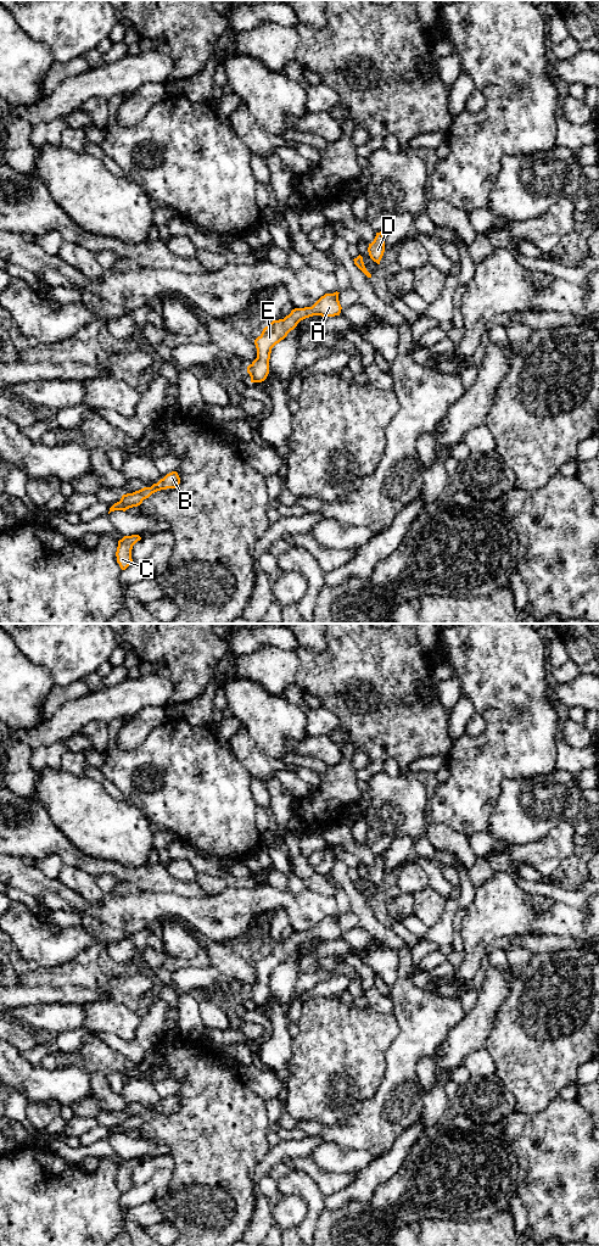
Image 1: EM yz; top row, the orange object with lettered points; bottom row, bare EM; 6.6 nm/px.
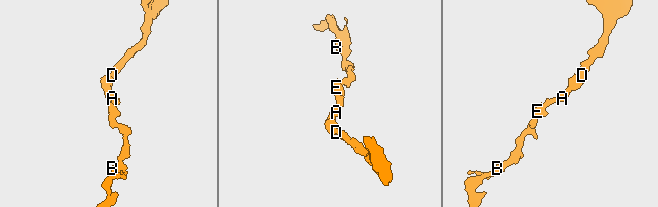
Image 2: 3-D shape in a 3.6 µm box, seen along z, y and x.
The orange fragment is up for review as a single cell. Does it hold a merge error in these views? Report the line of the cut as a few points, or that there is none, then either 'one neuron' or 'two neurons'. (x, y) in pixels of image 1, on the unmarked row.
no cut | one neuron

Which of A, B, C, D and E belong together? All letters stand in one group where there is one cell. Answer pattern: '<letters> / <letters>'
A B C D E

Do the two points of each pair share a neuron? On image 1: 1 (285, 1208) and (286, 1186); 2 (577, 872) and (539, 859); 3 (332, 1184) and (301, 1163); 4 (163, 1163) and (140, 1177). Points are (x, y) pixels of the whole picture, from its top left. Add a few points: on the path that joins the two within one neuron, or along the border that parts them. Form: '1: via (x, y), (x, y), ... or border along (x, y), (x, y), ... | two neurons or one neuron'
1: border along (281, 1195), (298, 1196), (306, 1205), (307, 1216) | two neurons
2: border along (572, 853), (549, 875) | two neurons
3: via (325, 1179), (308, 1166) | one neuron
4: via (157, 1163), (146, 1171) | one neuron

